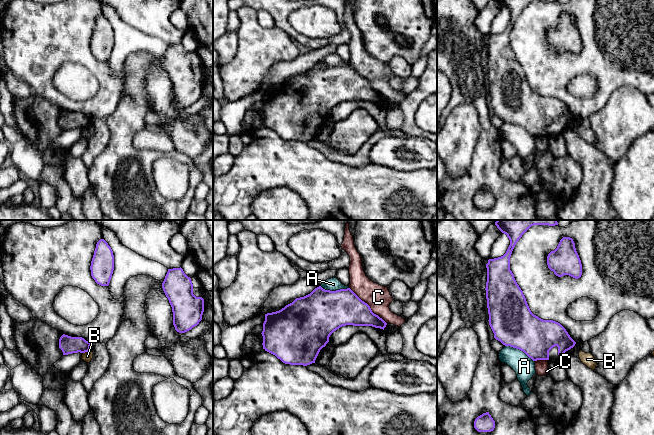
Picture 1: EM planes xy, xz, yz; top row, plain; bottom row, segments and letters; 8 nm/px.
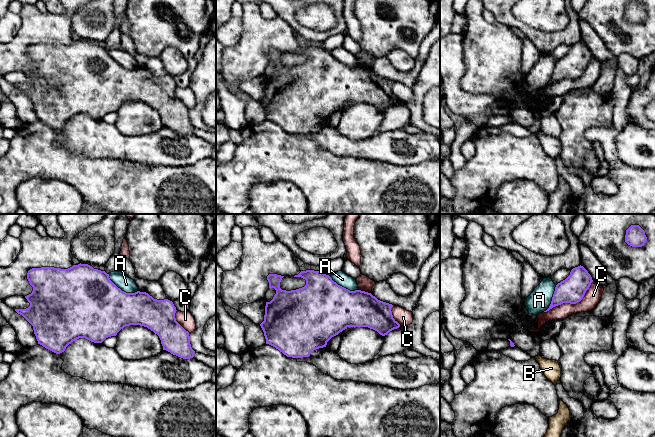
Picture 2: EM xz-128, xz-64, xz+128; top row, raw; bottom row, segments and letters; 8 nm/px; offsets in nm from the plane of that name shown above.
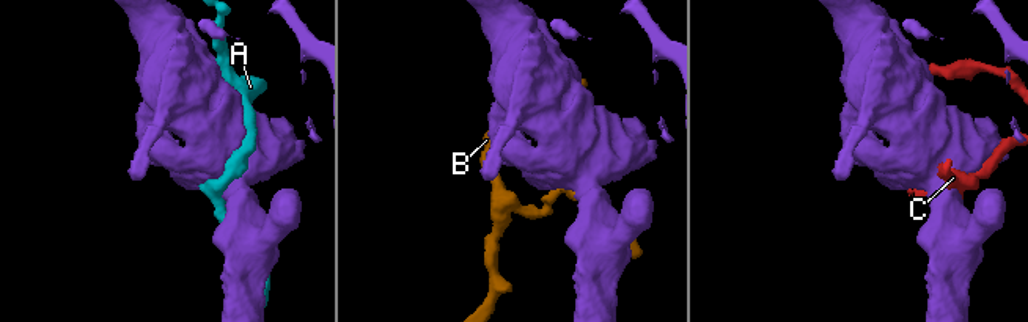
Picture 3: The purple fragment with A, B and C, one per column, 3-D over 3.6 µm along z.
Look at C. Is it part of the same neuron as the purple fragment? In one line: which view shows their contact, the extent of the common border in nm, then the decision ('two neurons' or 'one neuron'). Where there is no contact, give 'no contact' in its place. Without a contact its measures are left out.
xz | 420 nm | two neurons

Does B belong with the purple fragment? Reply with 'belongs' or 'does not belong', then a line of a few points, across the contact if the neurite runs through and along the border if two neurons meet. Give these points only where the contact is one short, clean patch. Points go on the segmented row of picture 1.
does not belong; line xy (90, 350), (83, 353)

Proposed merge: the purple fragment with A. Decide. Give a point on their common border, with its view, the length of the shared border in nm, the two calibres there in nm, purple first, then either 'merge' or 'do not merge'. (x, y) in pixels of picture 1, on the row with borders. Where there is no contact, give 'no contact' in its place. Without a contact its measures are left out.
yz (520, 349) | 280 nm | 360/160 nm | do not merge

